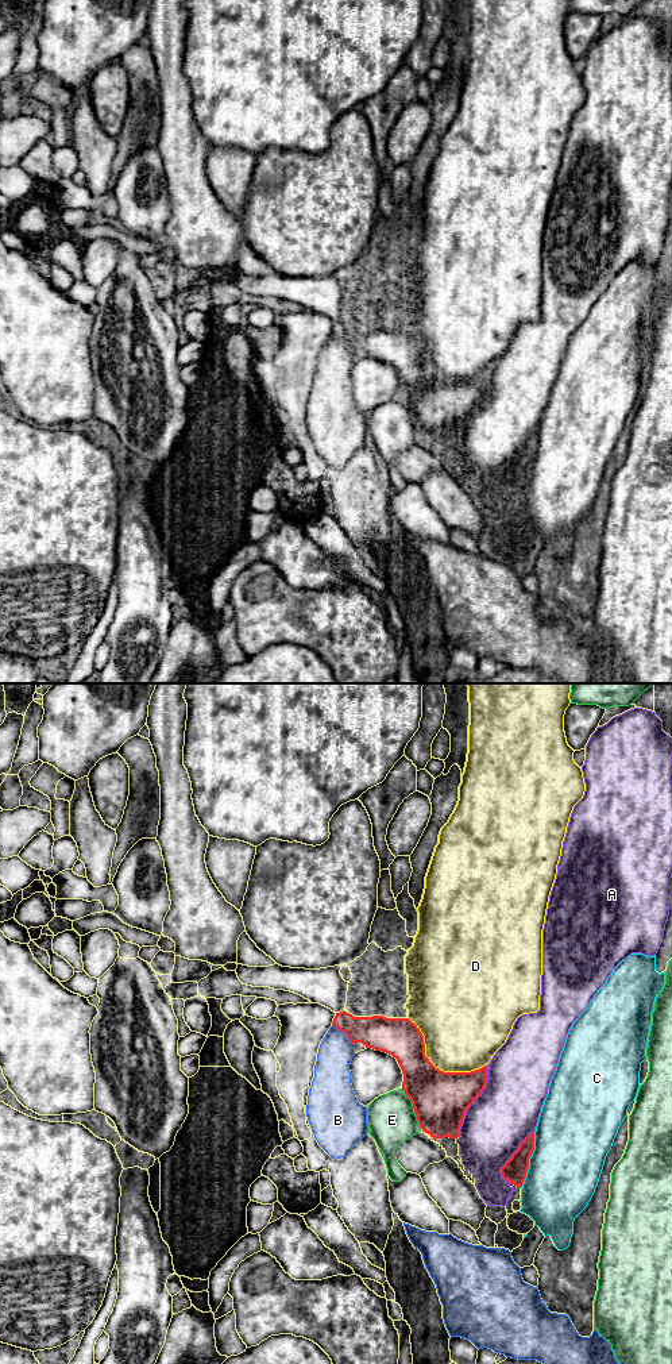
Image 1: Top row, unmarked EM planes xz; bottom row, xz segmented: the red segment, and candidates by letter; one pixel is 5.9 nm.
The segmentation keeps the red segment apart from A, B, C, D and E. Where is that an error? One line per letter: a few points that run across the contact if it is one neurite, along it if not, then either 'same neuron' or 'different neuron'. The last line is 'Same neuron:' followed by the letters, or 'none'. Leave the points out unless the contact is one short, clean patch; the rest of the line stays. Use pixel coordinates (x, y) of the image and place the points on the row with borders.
A: different neuron
B: different neuron
C: different neuron
D: different neuron
E: different neuron
Same neuron: none

